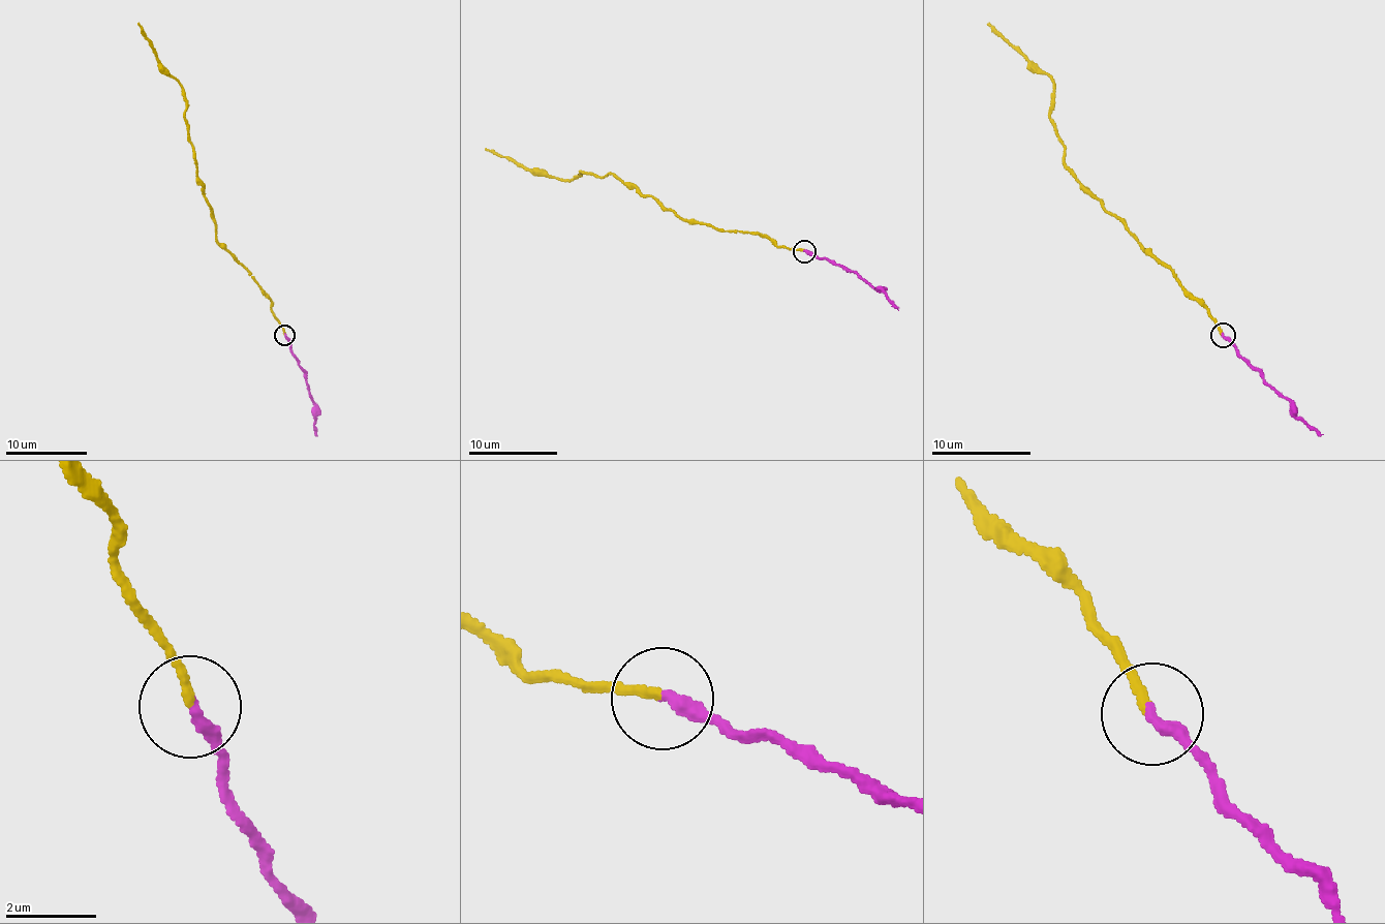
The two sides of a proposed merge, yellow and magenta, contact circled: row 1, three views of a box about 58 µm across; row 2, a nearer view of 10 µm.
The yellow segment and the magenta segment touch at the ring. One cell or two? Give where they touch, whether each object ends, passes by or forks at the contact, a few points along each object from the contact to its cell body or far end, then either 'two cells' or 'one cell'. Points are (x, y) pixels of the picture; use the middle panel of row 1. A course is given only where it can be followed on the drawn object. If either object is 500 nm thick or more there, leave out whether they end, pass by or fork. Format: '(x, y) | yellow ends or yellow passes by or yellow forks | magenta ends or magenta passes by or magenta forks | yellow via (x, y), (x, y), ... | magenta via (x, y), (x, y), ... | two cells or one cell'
(804, 251) | yellow ends | magenta ends | yellow via (804, 250), (683, 220), (608, 173), (545, 176), (485, 150) | magenta via (804, 250), (816, 258), (826, 256), (874, 287), (898, 309) | two cells

